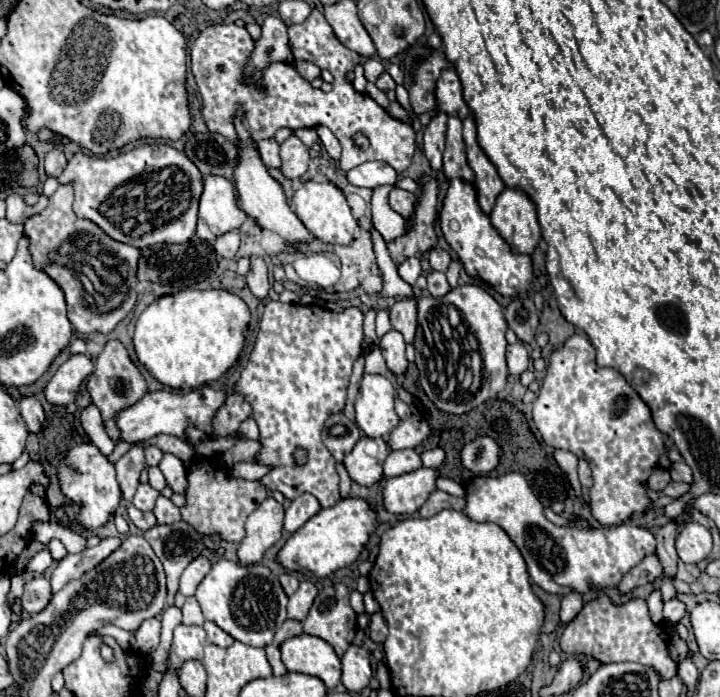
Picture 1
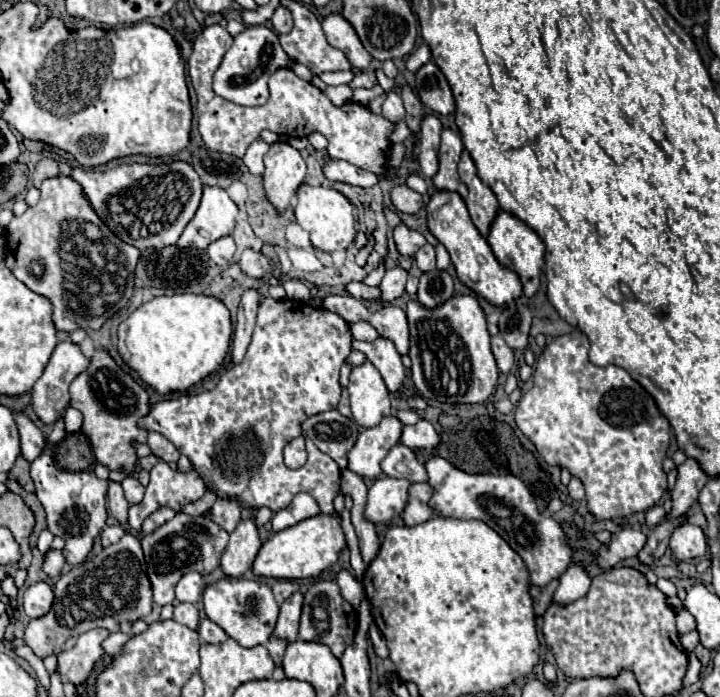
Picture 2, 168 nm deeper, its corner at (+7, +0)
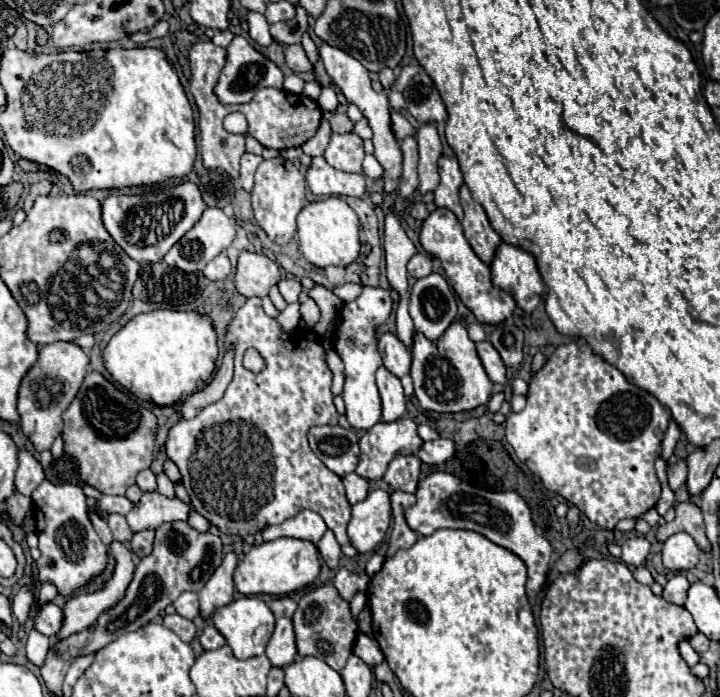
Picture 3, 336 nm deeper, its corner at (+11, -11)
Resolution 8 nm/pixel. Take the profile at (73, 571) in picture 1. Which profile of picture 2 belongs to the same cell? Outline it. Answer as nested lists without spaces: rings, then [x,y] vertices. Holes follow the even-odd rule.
[[[115,524],[115,526],[105,526],[103,532],[101,532],[101,536],[99,536],[99,542],[101,542],[101,546],[115,544],[123,534],[125,534],[125,530],[123,530],[119,524]]]

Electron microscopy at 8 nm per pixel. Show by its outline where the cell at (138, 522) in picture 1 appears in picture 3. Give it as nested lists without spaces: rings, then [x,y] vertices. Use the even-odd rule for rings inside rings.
[[[159,491],[143,493],[141,501],[127,515],[127,523],[133,533],[143,529],[157,529],[163,523],[187,521],[191,507],[179,497],[165,497]]]

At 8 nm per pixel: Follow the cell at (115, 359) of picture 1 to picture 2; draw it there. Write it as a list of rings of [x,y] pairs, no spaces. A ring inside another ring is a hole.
[[[103,348],[95,350],[89,368],[73,380],[69,392],[71,406],[83,414],[81,432],[89,438],[97,462],[109,470],[121,470],[123,474],[135,472],[139,458],[133,442],[147,442],[147,430],[139,428],[137,422],[149,414],[149,394],[127,372],[123,372]]]

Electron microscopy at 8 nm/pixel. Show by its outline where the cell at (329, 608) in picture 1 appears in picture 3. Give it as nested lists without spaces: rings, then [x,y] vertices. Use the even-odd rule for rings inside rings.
[[[323,585],[305,593],[293,615],[293,625],[295,625],[299,657],[313,655],[317,659],[323,659],[335,671],[343,669],[347,657],[353,651],[353,643],[357,637],[357,623],[349,611],[349,603],[339,597],[333,585]]]

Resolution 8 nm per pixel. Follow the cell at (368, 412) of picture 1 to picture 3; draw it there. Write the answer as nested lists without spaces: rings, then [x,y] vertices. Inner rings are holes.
[[[363,287],[363,293],[355,301],[345,303],[343,309],[339,311],[343,323],[337,329],[335,351],[341,355],[345,363],[345,389],[343,389],[343,399],[347,407],[345,415],[351,427],[359,431],[367,431],[369,427],[381,421],[381,397],[375,385],[375,371],[381,367],[381,357],[375,347],[377,341],[375,329],[391,315],[391,309],[393,309],[393,299],[389,295],[389,289]]]

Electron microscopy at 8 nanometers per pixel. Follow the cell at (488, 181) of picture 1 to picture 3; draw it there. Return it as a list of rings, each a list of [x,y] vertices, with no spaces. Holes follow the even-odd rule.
[[[461,185],[459,197],[461,197],[461,207],[465,211],[465,217],[461,221],[465,229],[465,237],[473,247],[473,251],[477,253],[477,257],[489,265],[497,245],[501,243],[501,237],[491,227],[481,203],[475,203],[475,199],[471,197],[471,191],[467,189],[467,185]]]

